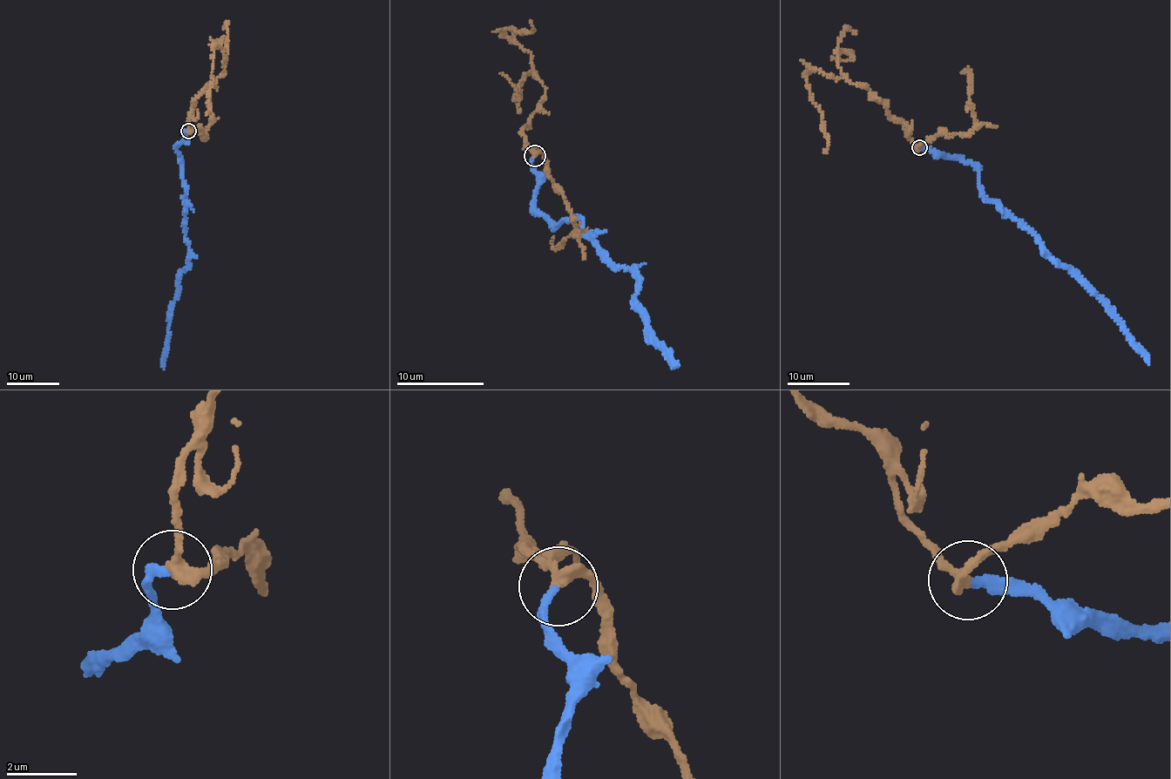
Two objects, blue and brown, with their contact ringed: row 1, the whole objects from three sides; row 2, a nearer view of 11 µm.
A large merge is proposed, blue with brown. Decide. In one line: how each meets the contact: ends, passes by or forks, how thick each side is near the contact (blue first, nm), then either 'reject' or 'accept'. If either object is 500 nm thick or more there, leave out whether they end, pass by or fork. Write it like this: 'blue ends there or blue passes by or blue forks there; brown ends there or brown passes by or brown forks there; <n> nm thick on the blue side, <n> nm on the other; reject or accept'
blue ends there; brown passes by; 200 nm thick on the blue side, 280 nm on the other; accept

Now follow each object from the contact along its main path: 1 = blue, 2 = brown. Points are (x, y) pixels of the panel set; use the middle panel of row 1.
1: (533, 156), (535, 211), (557, 224), (574, 216), (605, 258), (632, 270), (634, 301), (648, 329), (680, 365)
2: (535, 157), (522, 129), (544, 94), (542, 80), (531, 53), (502, 30), (533, 32), (531, 20)

